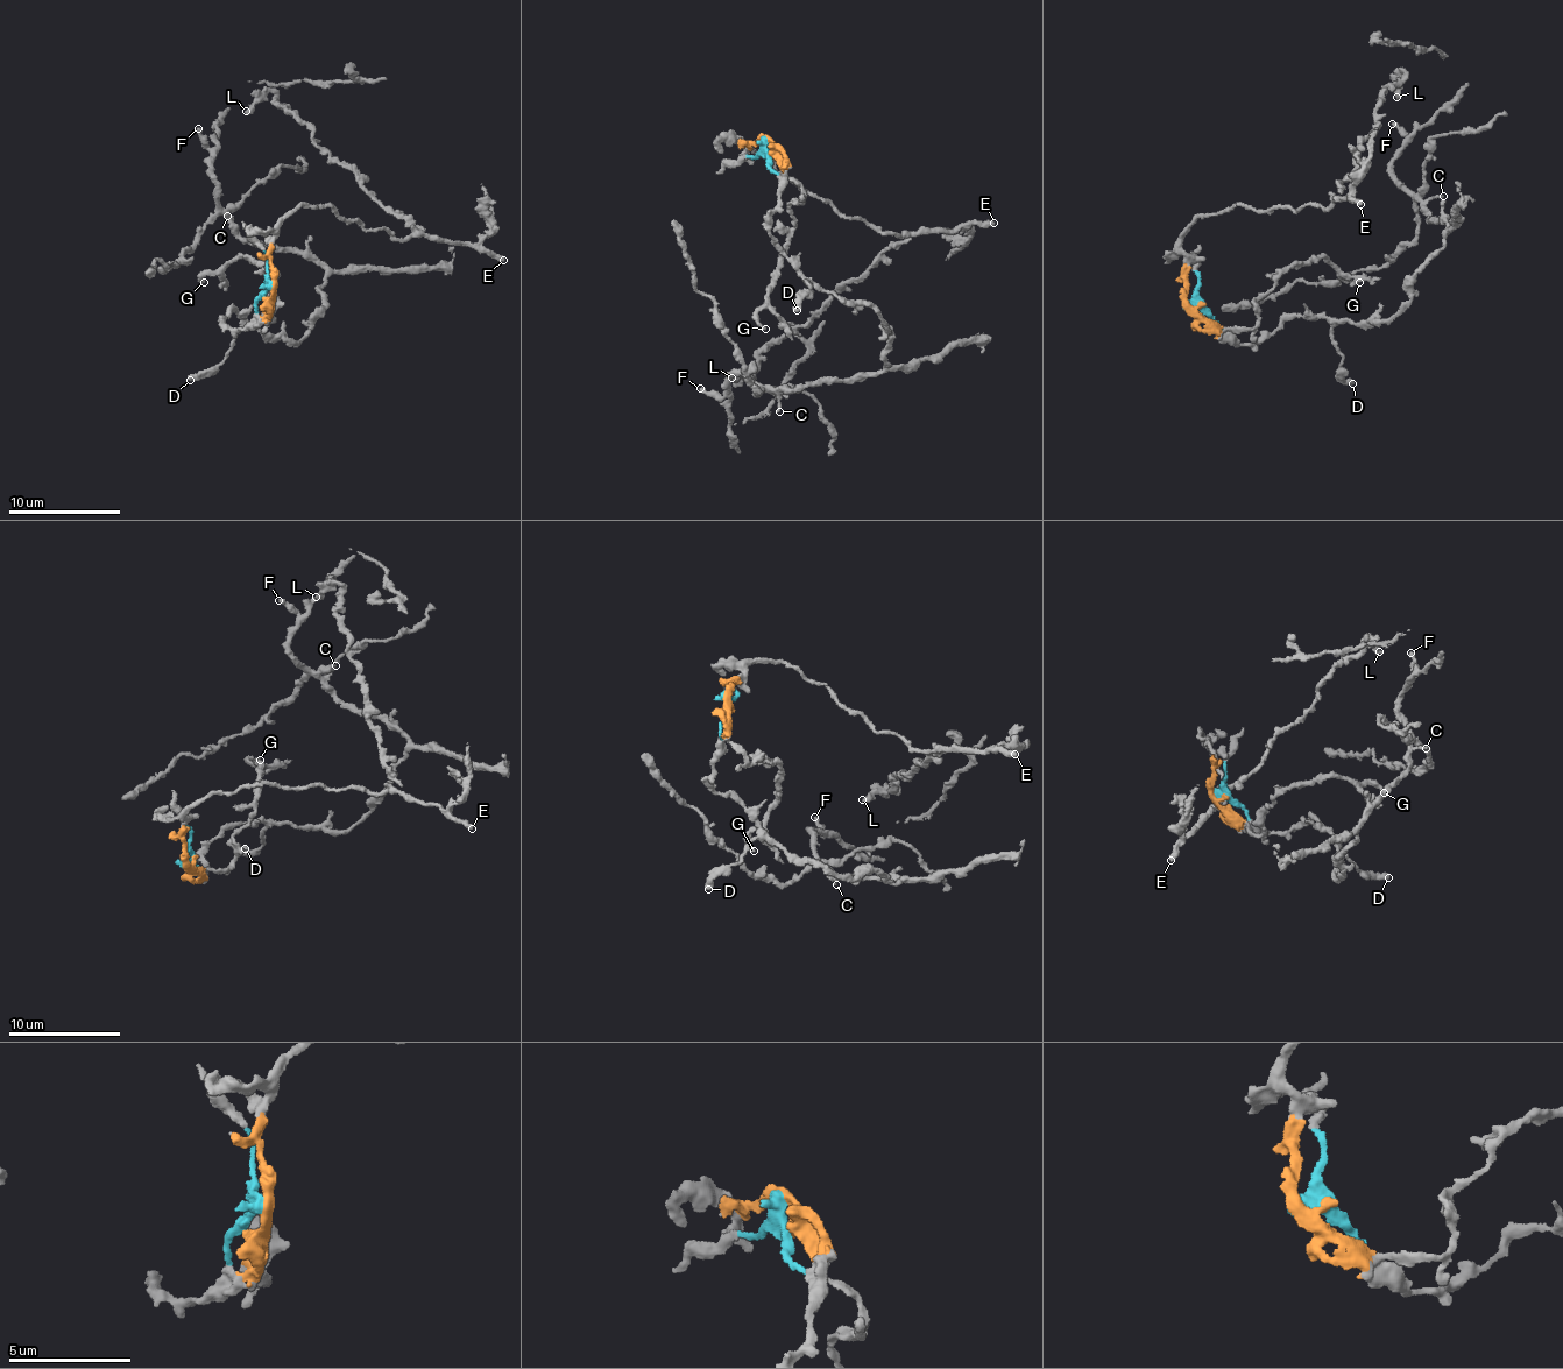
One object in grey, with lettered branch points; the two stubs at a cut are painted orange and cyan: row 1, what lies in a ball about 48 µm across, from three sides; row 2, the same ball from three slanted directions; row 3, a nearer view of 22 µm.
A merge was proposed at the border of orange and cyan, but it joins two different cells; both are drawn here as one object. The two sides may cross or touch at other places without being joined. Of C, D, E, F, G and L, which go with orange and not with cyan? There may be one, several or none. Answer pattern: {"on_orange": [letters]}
{"on_orange": ["E", "G", "L"]}

